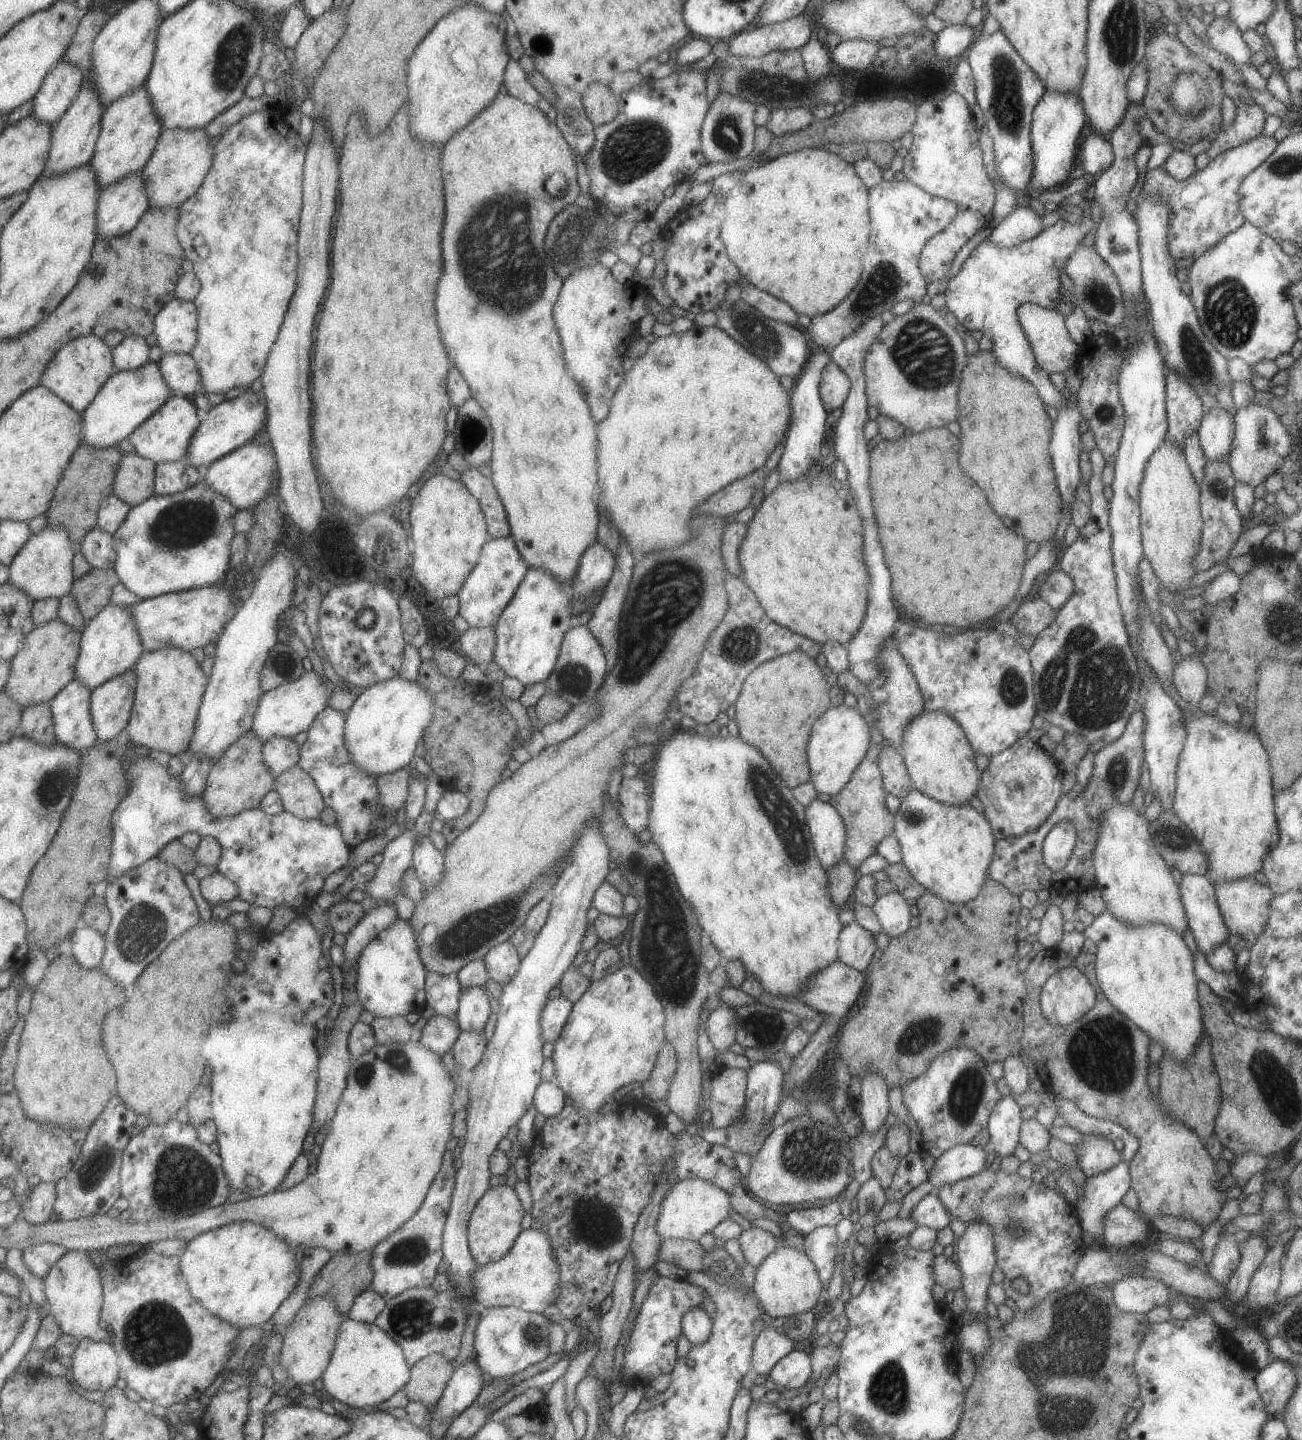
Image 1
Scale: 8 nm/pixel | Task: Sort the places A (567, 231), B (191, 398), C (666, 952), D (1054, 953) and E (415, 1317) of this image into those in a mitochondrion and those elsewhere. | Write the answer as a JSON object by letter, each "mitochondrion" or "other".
{"A":"mitochondrion","B":"other","C":"mitochondrion","D":"other","E":"mitochondrion"}

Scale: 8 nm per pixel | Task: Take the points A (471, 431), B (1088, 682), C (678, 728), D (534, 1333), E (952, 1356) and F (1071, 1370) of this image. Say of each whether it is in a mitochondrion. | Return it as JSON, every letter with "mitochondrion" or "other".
{"A":"mitochondrion","B":"mitochondrion","C":"other","D":"mitochondrion","E":"other","F":"mitochondrion"}

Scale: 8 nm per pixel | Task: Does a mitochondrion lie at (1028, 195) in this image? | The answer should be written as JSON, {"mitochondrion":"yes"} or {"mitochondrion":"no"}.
{"mitochondrion":"no"}

